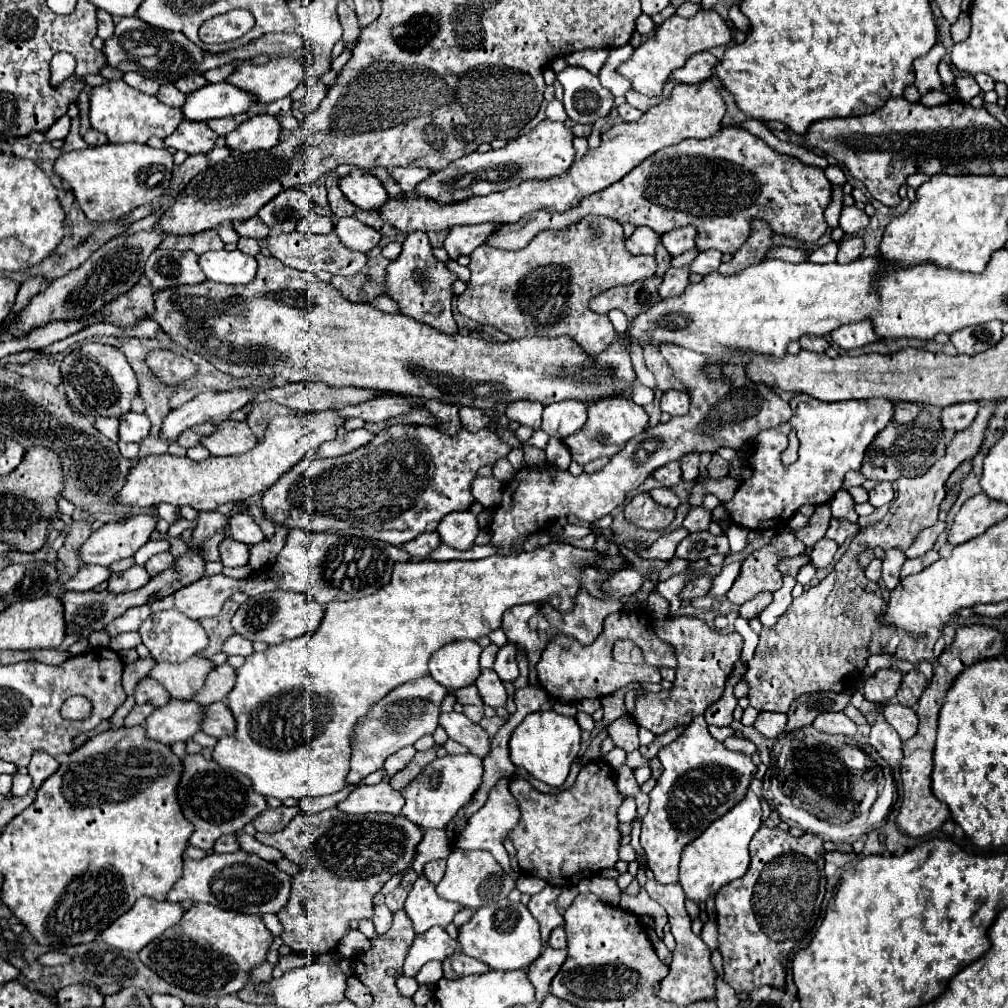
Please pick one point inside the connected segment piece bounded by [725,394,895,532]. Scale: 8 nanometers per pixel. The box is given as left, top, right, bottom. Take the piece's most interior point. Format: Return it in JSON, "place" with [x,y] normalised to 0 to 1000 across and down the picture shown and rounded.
{"place":[826,432]}

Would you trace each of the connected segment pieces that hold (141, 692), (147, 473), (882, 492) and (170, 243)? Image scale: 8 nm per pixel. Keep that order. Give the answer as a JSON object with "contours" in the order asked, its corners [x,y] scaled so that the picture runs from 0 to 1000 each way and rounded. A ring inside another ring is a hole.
{"contours":[[[[142,673],[136,683],[134,683],[134,698],[152,698],[152,700],[162,700],[168,696],[166,685],[152,673]]],[[[332,405],[297,413],[275,413],[265,423],[261,437],[255,438],[251,446],[237,452],[207,452],[199,458],[170,450],[144,452],[134,460],[134,464],[130,464],[126,480],[116,490],[116,498],[126,502],[156,502],[158,498],[168,498],[172,502],[189,502],[199,508],[213,506],[223,498],[245,496],[269,484],[275,474],[299,458],[305,448],[314,446],[324,437],[330,437],[342,419],[344,415]]],[[[872,478],[872,480],[862,488],[862,500],[866,500],[868,504],[884,498],[886,494],[888,494],[886,478]]],[[[215,228],[197,230],[188,234],[164,234],[160,246],[176,246],[176,248],[191,248],[193,252],[203,252],[207,248],[219,248],[223,242],[219,240]]]]}

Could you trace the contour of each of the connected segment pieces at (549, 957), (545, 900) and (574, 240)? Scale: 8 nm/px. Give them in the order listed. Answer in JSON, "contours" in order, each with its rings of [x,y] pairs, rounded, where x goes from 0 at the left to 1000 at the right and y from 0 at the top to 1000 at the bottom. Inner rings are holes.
{"contours":[[[[543,938],[539,942],[539,946],[533,950],[533,954],[529,954],[523,960],[525,972],[533,982],[531,984],[533,994],[537,994],[545,986],[545,976],[547,976],[549,968],[555,964],[555,960],[559,958],[561,952],[563,952],[563,944],[561,942],[551,942],[551,940]]],[[[541,879],[533,889],[527,891],[525,895],[525,905],[531,909],[531,913],[537,919],[537,931],[539,937],[543,937],[543,931],[549,921],[559,917],[559,907],[553,901],[553,891],[557,887],[555,879]]],[[[580,214],[559,228],[535,230],[519,248],[503,250],[475,244],[465,260],[465,286],[453,296],[459,313],[491,323],[507,335],[566,333],[584,351],[598,349],[610,333],[576,331],[576,308],[584,298],[608,284],[622,284],[646,276],[652,268],[648,254],[626,254],[618,242],[614,220],[598,214]]]]}

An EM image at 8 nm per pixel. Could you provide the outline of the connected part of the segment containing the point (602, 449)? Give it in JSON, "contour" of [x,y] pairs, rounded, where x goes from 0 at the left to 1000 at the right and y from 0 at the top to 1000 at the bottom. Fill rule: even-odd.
{"contour":[[[616,393],[616,395],[592,397],[584,403],[584,415],[580,423],[563,433],[561,440],[566,446],[566,454],[576,462],[580,462],[590,454],[608,454],[614,446],[618,446],[622,437],[626,437],[628,433],[632,433],[642,425],[642,419],[644,419],[642,409],[636,403],[632,403],[626,395]]]}

